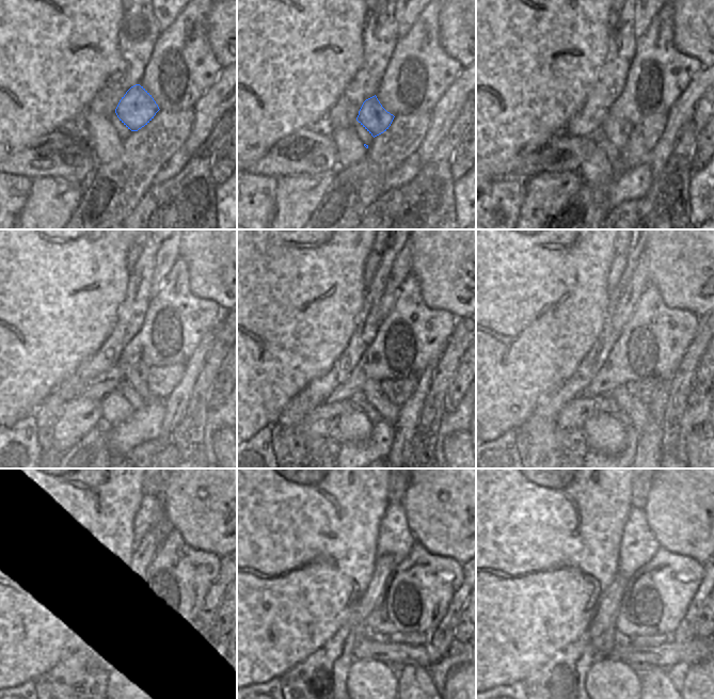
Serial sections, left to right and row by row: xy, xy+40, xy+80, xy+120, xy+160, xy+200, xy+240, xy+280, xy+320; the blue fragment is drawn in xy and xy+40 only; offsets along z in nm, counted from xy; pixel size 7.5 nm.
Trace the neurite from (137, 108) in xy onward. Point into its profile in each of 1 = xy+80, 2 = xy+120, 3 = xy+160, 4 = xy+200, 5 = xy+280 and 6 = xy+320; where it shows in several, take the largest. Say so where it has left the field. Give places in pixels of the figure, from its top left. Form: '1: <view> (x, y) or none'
1: xy+80 (617, 130)
2: xy+120 (135, 388)
3: xy+160 (371, 391)
4: xy+200 (632, 413)
5: xy+280 (415, 684)
6: xy+320 (655, 685)

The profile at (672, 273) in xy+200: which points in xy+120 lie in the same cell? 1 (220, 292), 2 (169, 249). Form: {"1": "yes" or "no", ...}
{"1": "yes", "2": "no"}

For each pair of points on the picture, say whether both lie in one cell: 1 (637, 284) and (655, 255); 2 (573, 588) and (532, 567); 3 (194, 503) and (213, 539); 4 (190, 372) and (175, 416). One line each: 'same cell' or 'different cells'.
1: different cells
2: same cell
3: same cell
4: same cell

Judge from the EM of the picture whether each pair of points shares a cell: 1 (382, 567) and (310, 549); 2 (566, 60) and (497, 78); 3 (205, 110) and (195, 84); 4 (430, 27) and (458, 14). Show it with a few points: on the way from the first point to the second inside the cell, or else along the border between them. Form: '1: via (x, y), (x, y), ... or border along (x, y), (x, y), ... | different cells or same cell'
1: border along (376, 556), (371, 580), (366, 588) | different cells
2: via (549, 60), (514, 61) | same cell
3: border along (217, 77), (216, 81), (193, 107) | different cells
4: border along (440, 11), (438, 19), (439, 44), (443, 48) | different cells

